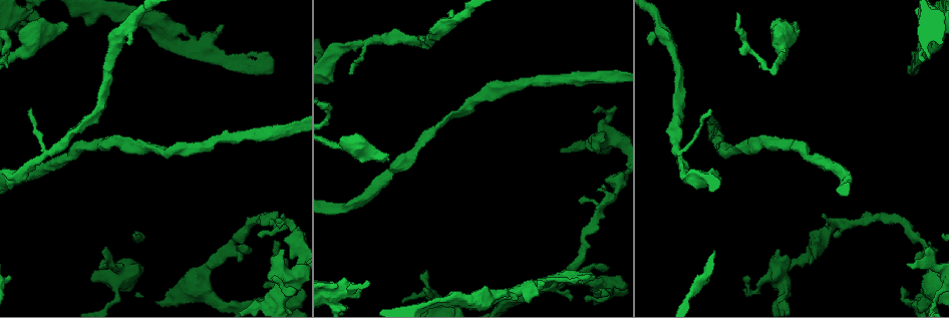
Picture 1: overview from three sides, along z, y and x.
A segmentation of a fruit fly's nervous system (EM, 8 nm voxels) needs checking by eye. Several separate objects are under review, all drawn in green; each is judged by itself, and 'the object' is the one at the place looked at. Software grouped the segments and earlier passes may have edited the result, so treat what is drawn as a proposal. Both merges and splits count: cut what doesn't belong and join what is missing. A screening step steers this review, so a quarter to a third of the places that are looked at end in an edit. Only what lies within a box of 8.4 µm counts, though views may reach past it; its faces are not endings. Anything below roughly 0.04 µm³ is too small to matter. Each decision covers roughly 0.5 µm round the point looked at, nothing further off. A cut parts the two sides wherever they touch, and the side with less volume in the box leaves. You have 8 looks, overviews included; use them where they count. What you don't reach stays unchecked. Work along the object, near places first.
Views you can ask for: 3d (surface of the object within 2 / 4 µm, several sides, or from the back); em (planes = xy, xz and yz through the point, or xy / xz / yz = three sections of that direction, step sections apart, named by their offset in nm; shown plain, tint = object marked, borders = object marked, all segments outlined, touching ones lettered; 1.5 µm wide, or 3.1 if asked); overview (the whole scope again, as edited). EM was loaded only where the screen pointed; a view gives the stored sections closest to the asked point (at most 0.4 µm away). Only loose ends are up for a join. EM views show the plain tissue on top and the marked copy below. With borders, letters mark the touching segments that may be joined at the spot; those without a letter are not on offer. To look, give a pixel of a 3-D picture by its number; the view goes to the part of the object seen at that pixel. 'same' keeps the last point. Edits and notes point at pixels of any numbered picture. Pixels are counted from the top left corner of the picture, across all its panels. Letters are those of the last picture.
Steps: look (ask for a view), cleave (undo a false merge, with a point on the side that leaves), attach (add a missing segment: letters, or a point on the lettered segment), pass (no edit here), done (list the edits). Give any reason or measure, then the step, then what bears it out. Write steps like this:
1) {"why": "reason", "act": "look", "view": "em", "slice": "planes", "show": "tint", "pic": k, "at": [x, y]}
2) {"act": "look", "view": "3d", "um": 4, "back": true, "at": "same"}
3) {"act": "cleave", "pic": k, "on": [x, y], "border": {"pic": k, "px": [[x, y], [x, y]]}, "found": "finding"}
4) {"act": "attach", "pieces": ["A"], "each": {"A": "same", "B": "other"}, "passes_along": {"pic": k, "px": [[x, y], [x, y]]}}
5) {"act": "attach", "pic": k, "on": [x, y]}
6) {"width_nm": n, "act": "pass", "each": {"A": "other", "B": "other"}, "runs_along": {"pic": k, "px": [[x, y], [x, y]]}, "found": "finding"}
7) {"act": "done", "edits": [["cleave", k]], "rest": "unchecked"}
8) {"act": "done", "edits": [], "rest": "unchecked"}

{"act": "look", "view": "em", "slice": "xy", "step": 8, "show": "tint", "pic": 1, "at": [426, 271]}

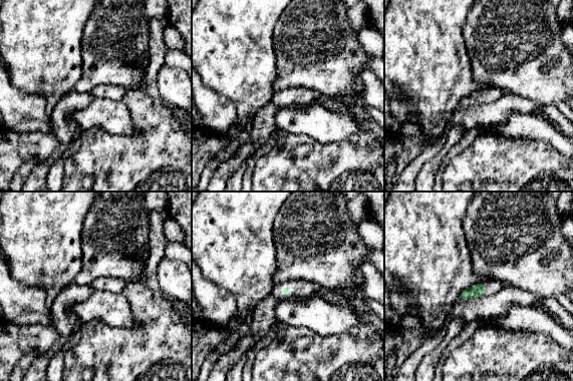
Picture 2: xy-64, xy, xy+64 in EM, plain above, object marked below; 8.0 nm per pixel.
{"why": "see the neighbours", "act": "look", "view": "em", "slice": "xy", "step": 8, "show": "borders", "at": "same"}

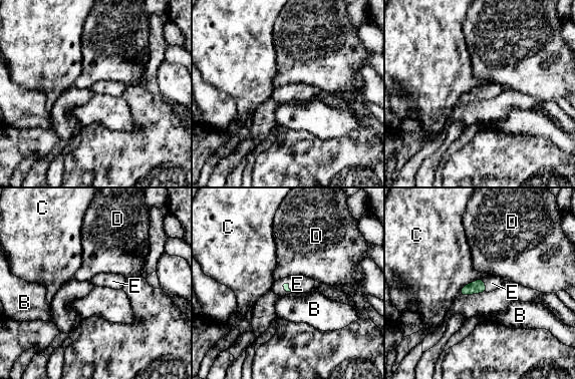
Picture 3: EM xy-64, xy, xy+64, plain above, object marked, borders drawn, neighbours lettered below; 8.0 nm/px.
{"longest_contact_nm": ["C", 220], "act": "attach", "pieces": ["E"], "each": {"B": "other", "C": "other", "D": "other", "E": "same"}, "found": "the cell continues"}

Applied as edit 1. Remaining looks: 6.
{"act": "look", "view": "overview"}

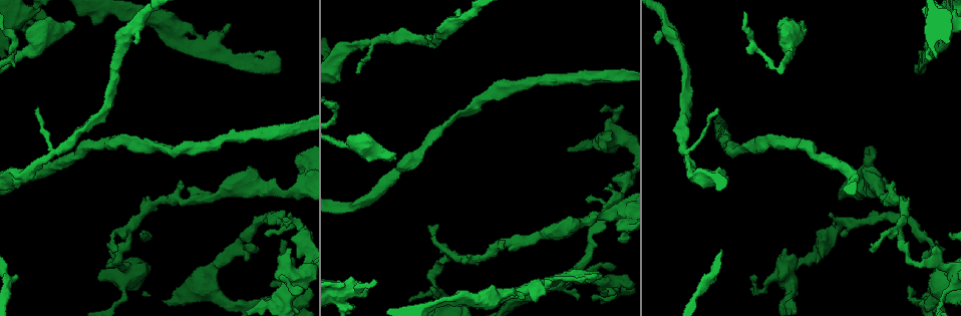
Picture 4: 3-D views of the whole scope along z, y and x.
{"why": "thin end", "act": "look", "view": "3d", "um": 4, "pic": 4, "at": [601, 112]}

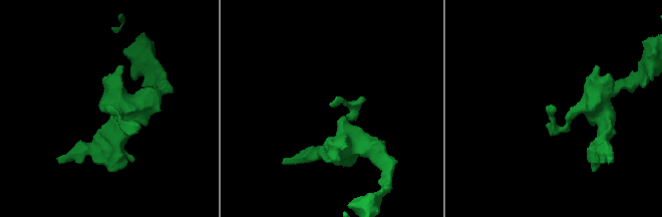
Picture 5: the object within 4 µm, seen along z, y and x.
{"why": "shape alone is not enough", "act": "look", "view": "em", "slice": "planes", "show": "tint", "pic": 5, "at": [106, 111]}

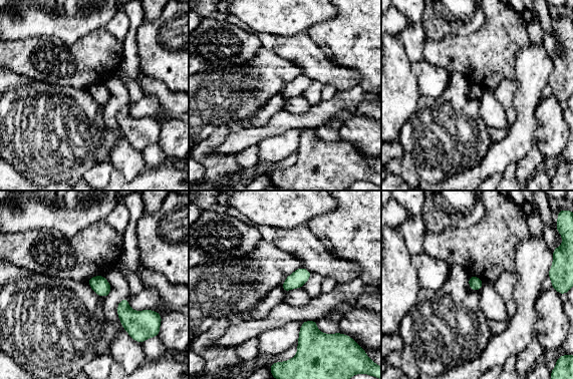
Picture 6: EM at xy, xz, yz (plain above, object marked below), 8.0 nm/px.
{"act": "look", "view": "em", "slice": "planes", "show": "borders", "at": "same"}

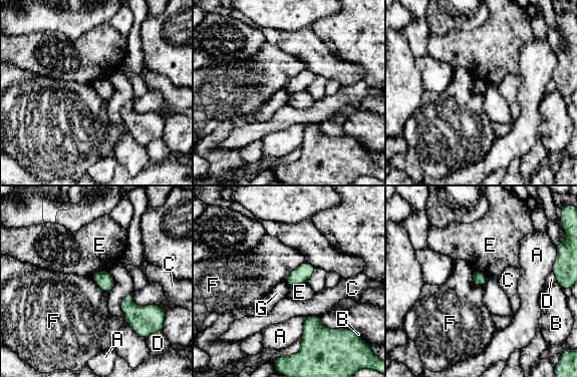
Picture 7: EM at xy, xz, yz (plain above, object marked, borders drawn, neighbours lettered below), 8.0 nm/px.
{"act": "pass", "each": {"A": "other", "B": "other", "C": "other", "D": "other", "E": "other", "F": "other", "G": "other"}, "border": {"pic": 7, "px": [[305, 261], [296, 267], [284, 282]]}, "found": "no lettered segment goes on from it"}

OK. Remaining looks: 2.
{"why": "sudden change in width", "act": "look", "view": "em", "slice": "xy", "step": 4, "show": "tint", "pic": 4, "at": [693, 173]}

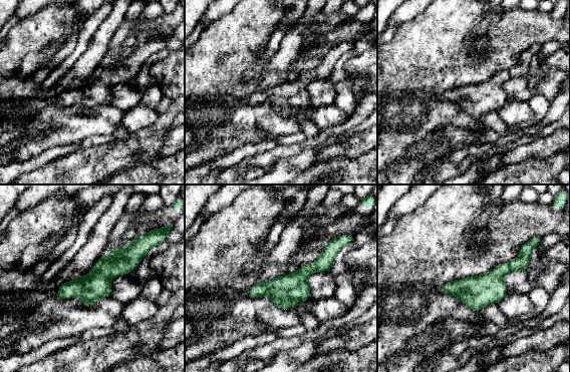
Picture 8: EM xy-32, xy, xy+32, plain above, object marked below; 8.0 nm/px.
{"why": "another direction", "act": "look", "view": "em", "slice": "planes", "show": "borders", "at": "same"}

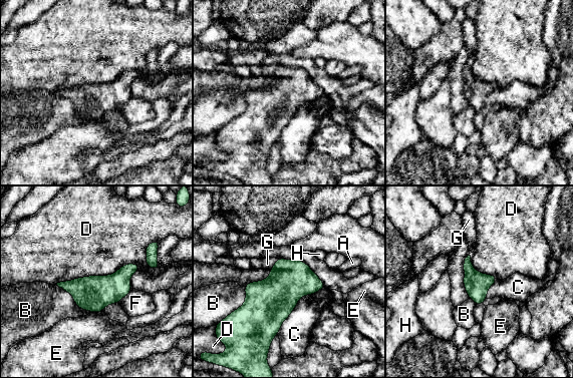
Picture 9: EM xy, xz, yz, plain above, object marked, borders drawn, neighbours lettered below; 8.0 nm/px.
{"act": "pass", "each": {"A": "other", "B": "other", "C": "other", "D": "other", "E": "other", "F": "other", "G": "other", "H": "other"}, "border": {"pic": 9, "px": [[140, 266], [55, 284]]}, "found": "continuous, no second cell"}

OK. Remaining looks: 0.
{"act": "done", "edits": [["attach", 3]], "rest": "unchecked"}

